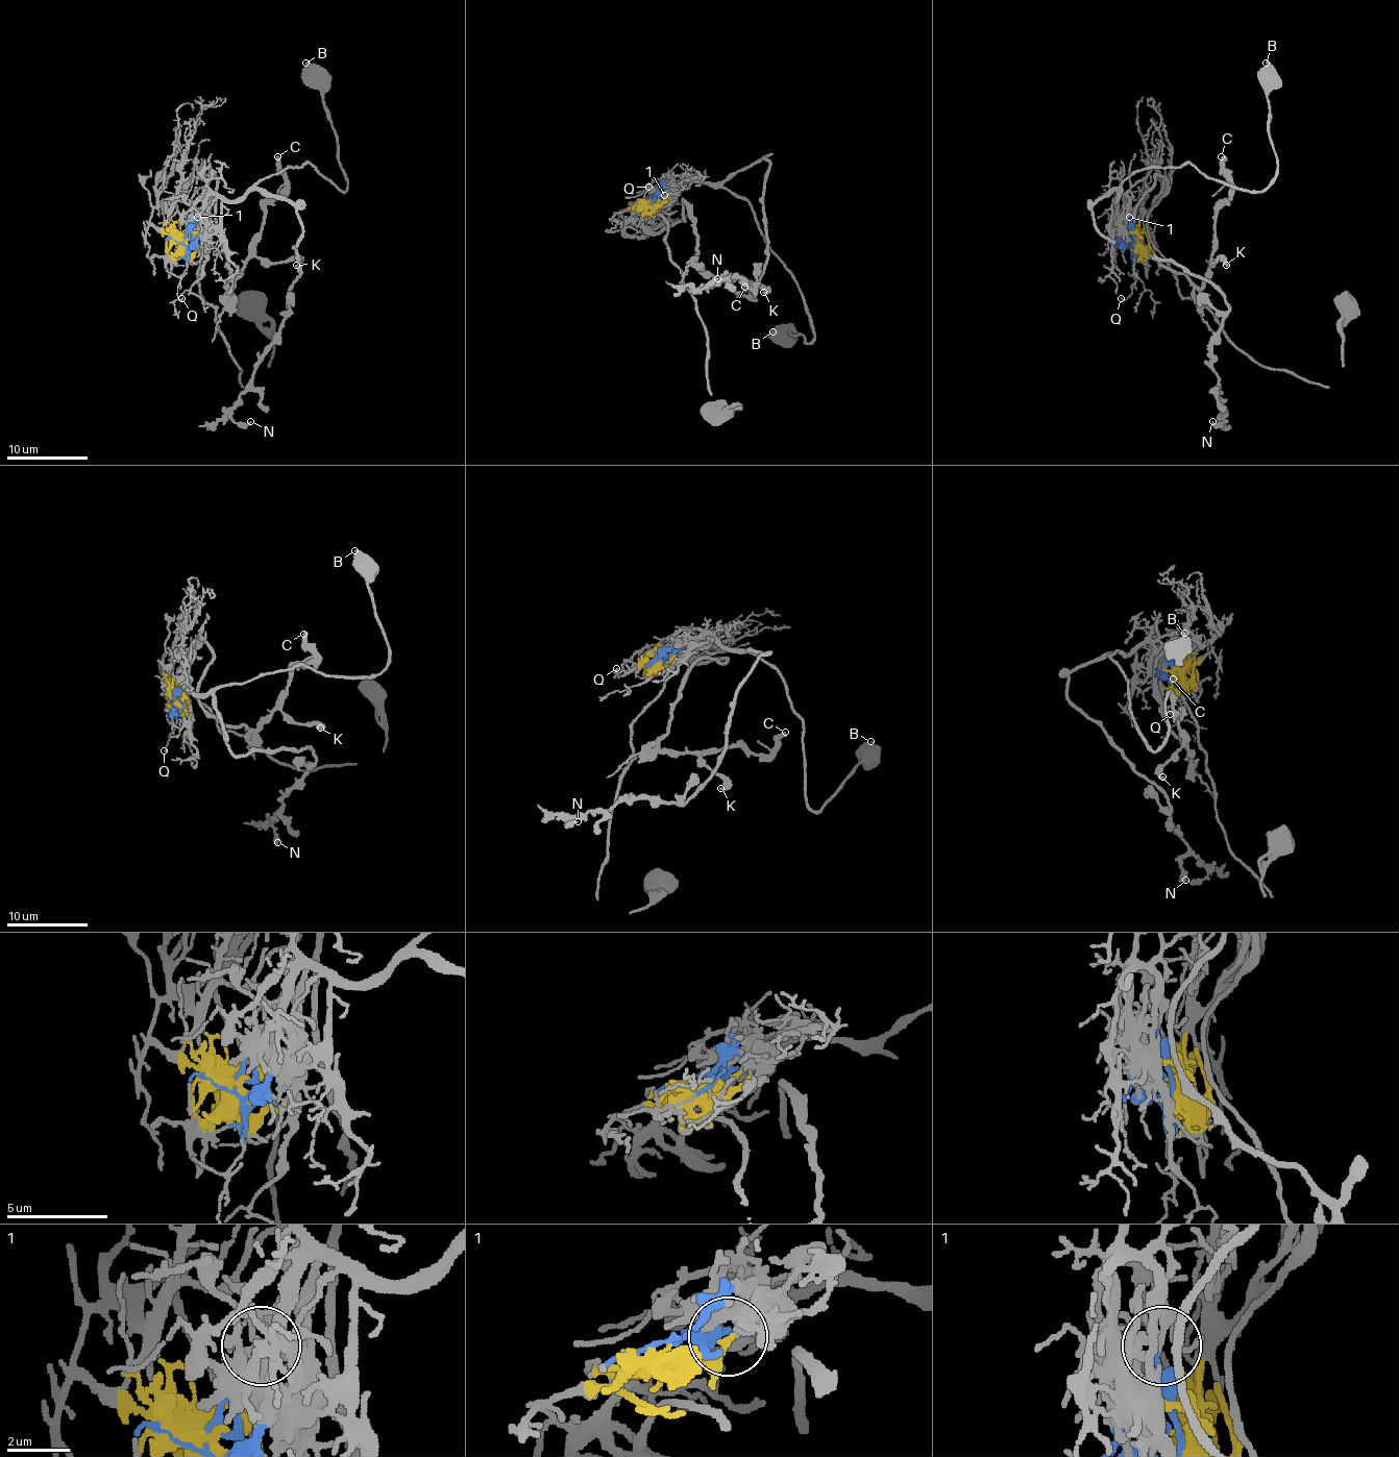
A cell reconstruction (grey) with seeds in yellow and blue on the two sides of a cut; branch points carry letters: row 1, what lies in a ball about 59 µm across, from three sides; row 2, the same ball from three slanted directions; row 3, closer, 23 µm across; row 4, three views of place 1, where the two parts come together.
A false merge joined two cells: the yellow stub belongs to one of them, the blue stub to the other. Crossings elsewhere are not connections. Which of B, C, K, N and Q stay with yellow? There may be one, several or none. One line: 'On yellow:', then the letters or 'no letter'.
On yellow: C, K

